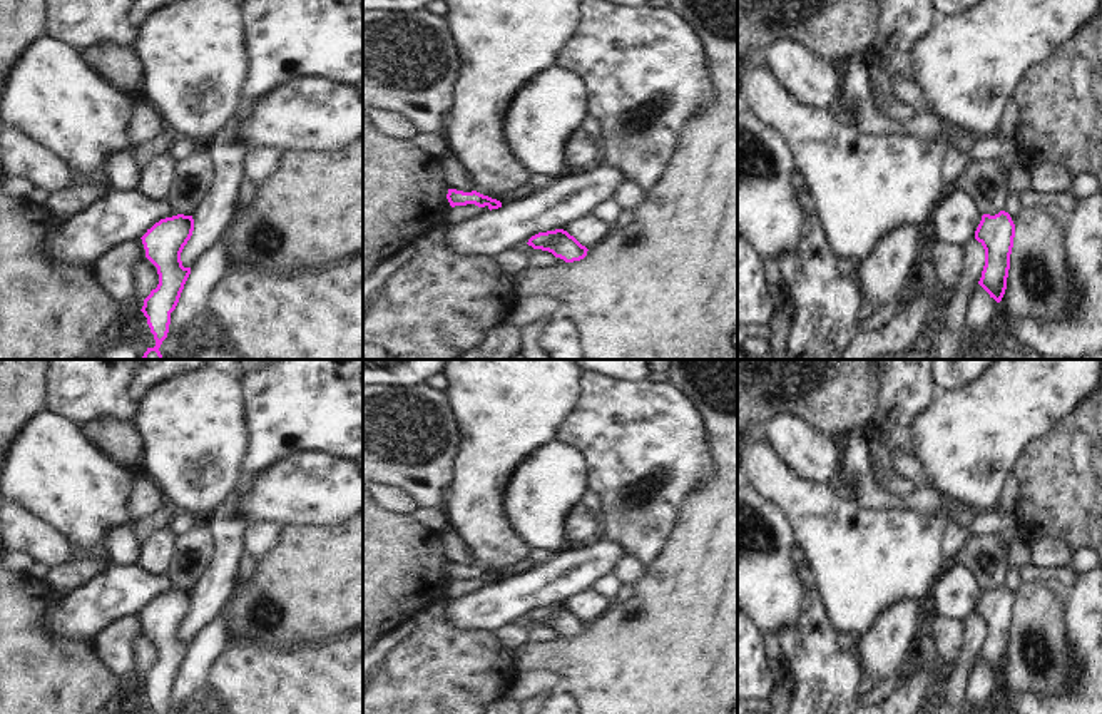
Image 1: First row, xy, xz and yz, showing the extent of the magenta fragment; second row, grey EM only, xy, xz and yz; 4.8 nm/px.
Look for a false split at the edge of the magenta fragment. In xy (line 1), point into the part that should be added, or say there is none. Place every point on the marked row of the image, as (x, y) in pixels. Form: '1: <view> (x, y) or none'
1: none

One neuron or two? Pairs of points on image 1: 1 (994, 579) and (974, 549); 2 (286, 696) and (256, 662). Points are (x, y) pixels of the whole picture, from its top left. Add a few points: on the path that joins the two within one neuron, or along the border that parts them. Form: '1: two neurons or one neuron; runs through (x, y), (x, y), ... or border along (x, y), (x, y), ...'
1: one neuron; runs through (990, 572), (990, 567), (980, 555)
2: one neuron; runs through (278, 688), (261, 671)

